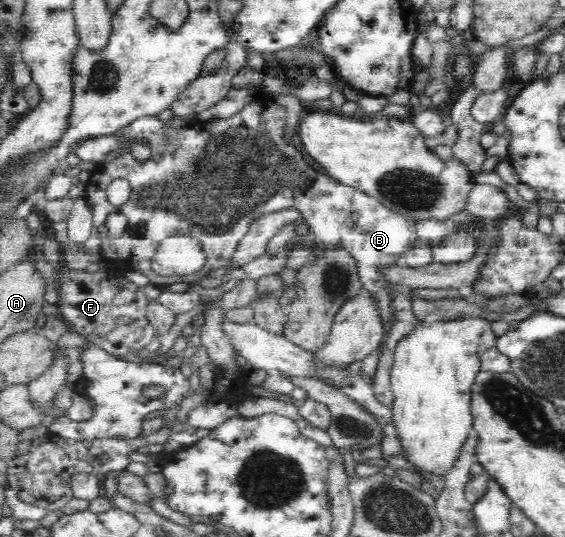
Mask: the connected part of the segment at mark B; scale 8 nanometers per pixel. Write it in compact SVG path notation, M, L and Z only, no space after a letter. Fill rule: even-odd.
M261 96L261 100L256 100L244 107L244 109L229 118L220 118L214 120L199 120L194 121L191 124L186 124L184 126L174 126L174 124L170 124L170 121L163 121L159 119L157 116L144 116L134 121L119 127L114 133L113 136L116 138L118 142L118 147L116 149L116 158L110 162L104 162L101 165L97 166L95 170L93 170L90 179L85 183L84 189L84 200L88 205L90 205L90 212L92 212L92 227L94 227L94 233L96 233L96 237L98 237L98 243L100 243L100 249L98 249L98 253L100 259L103 264L109 263L124 263L124 269L128 270L138 270L144 272L150 280L150 283L154 286L167 286L172 285L178 282L178 274L174 275L158 275L152 271L150 262L156 257L156 253L158 253L158 249L160 249L160 245L168 239L168 237L174 237L174 235L185 235L194 241L197 241L197 244L200 246L202 255L204 256L205 262L204 265L198 270L198 275L200 277L204 277L211 269L220 267L221 265L227 264L232 262L232 257L234 257L234 253L238 251L238 247L240 247L240 243L242 243L242 239L248 235L248 231L250 231L250 227L252 227L252 223L256 221L256 219L260 219L267 215L268 213L278 211L278 209L284 209L284 207L296 207L302 216L302 220L304 220L307 224L310 224L312 230L314 230L314 234L318 236L318 240L322 240L324 242L324 246L326 248L337 246L338 244L344 246L346 250L352 252L354 254L354 258L358 260L358 267L360 271L360 279L363 283L363 293L367 295L373 301L373 305L375 305L375 309L379 313L379 321L381 321L382 329L383 329L383 338L378 347L372 352L366 359L363 359L356 367L347 371L345 376L340 376L337 379L337 392L338 394L342 394L346 400L350 400L356 408L360 408L362 412L368 414L372 420L376 421L376 426L378 426L378 430L382 432L382 439L380 439L380 447L382 448L383 454L386 455L396 455L400 454L400 446L398 446L398 440L396 440L396 432L394 432L394 426L392 426L392 411L391 409L380 403L380 401L376 398L376 392L374 391L374 383L375 383L375 375L378 369L378 365L380 365L380 355L382 355L382 349L384 349L386 345L386 339L388 339L388 335L392 335L392 331L394 331L394 327L396 327L396 323L398 323L398 318L396 318L396 308L394 308L394 297L396 294L392 293L392 280L388 280L386 278L386 269L392 269L392 267L396 267L398 265L398 259L402 257L402 255L406 254L406 251L410 251L413 247L420 245L420 243L426 243L430 248L438 246L444 239L450 239L450 237L454 237L454 235L458 235L458 233L470 233L472 235L479 234L479 232L484 230L484 218L474 213L469 213L468 211L462 211L457 215L449 217L448 219L442 221L436 221L434 219L428 221L412 221L407 220L402 214L394 214L393 212L387 211L386 208L382 208L382 204L379 203L377 199L373 197L368 197L365 193L354 189L353 187L348 187L343 183L340 183L337 179L334 179L330 176L325 175L324 173L320 173L317 170L314 170L314 167L308 163L308 161L302 161L304 159L304 155L296 149L296 145L292 143L292 139L290 137L286 137L284 133L286 133L286 125L288 125L288 117L286 117L286 109L284 106L277 104L274 102L274 99L266 98L265 96ZM136 143L143 143L147 145L151 149L152 159L147 161L146 163L138 163L137 161L133 160L131 156L132 147L136 145ZM114 179L126 179L130 184L130 195L128 197L127 202L122 203L122 205L112 205L109 200L105 198L105 190L107 186L114 181ZM110 215L124 215L126 217L126 221L128 224L124 230L124 232L119 237L114 237L114 235L110 235L108 232L108 219L110 219Z

